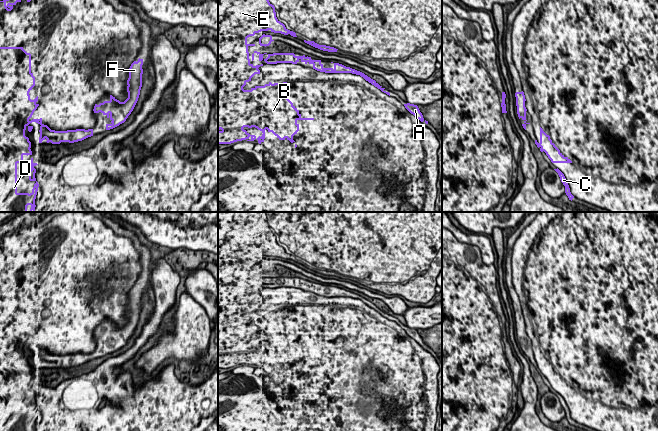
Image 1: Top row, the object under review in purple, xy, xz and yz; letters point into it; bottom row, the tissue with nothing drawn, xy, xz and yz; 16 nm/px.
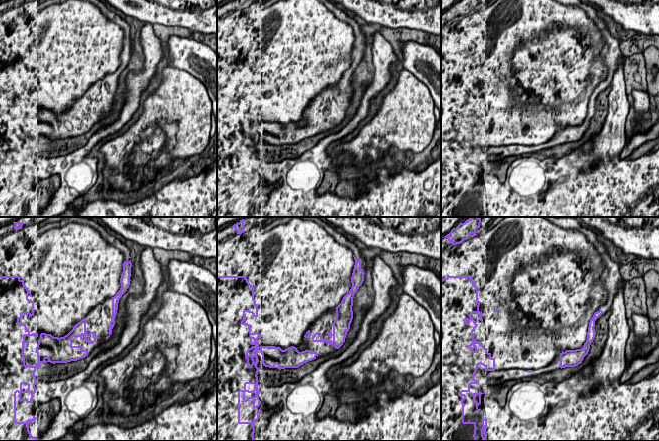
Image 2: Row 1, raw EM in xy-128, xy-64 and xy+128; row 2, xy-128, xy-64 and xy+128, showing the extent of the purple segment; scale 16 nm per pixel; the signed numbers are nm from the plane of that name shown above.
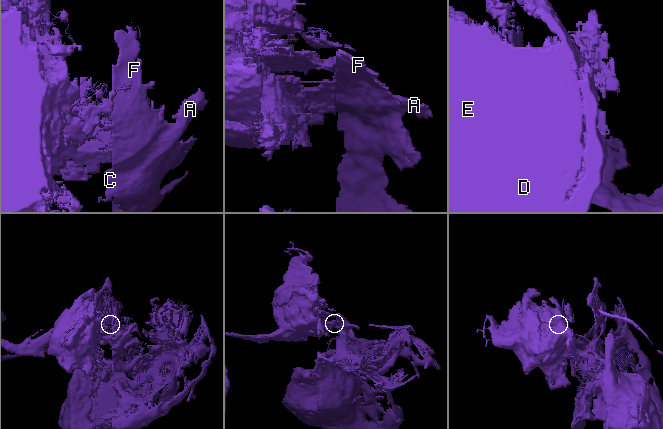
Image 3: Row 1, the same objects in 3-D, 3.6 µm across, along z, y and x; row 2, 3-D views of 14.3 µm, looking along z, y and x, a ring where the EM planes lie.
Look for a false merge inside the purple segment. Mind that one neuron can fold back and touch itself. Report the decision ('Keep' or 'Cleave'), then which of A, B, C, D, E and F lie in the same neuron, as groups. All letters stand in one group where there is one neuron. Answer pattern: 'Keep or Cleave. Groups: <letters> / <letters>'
Cleave. Groups: A C F / B D E

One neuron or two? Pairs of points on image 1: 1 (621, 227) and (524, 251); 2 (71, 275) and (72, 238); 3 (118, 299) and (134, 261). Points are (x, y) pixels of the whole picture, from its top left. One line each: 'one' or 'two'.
1: two
2: two
3: one

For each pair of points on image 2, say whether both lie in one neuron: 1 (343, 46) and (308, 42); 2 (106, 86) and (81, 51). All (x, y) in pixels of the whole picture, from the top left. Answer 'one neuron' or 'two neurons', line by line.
1: two neurons
2: one neuron

